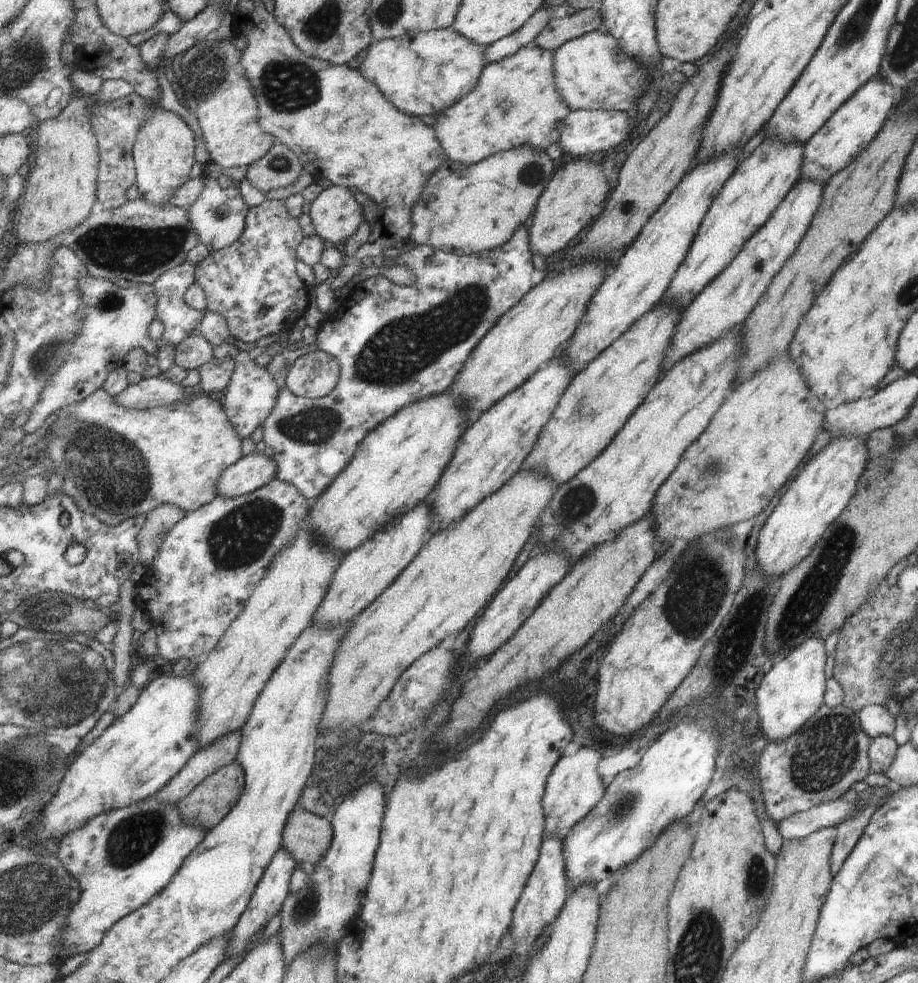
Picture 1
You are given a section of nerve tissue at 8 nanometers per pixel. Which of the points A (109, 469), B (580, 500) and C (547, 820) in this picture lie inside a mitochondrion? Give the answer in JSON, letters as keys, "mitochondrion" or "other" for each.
{"A":"mitochondrion","B":"mitochondrion","C":"other"}

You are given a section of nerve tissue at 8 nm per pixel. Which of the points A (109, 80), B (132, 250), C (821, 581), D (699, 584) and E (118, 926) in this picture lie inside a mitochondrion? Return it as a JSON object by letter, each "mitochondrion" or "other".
{"A":"other","B":"mitochondrion","C":"mitochondrion","D":"mitochondrion","E":"other"}

